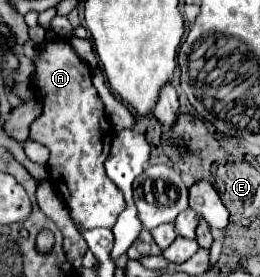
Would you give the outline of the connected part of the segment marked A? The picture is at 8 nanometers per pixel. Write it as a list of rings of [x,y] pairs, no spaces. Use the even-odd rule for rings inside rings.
[[[55,38],[55,42],[45,42],[43,44],[43,50],[41,50],[39,58],[35,60],[35,80],[33,80],[33,84],[39,90],[39,96],[43,100],[43,114],[37,120],[33,120],[29,140],[39,142],[39,144],[43,144],[51,150],[49,176],[51,176],[53,186],[57,188],[57,192],[61,194],[65,204],[69,206],[71,216],[83,228],[97,228],[97,226],[113,228],[115,222],[117,222],[117,216],[125,208],[125,200],[123,200],[121,190],[107,178],[107,174],[103,170],[103,162],[107,160],[111,140],[105,134],[105,122],[103,120],[107,120],[107,116],[105,116],[105,110],[103,110],[103,102],[99,100],[97,90],[91,82],[89,66],[75,54],[75,50],[71,48],[71,44],[67,40],[57,40]]]

